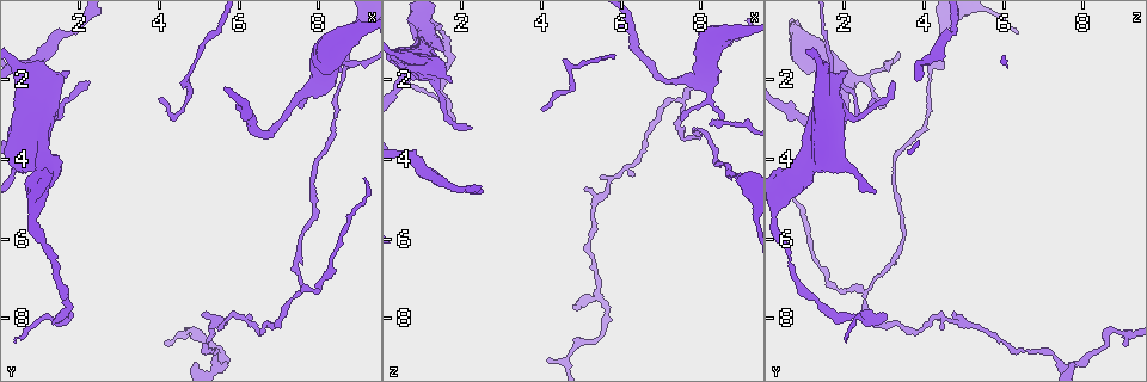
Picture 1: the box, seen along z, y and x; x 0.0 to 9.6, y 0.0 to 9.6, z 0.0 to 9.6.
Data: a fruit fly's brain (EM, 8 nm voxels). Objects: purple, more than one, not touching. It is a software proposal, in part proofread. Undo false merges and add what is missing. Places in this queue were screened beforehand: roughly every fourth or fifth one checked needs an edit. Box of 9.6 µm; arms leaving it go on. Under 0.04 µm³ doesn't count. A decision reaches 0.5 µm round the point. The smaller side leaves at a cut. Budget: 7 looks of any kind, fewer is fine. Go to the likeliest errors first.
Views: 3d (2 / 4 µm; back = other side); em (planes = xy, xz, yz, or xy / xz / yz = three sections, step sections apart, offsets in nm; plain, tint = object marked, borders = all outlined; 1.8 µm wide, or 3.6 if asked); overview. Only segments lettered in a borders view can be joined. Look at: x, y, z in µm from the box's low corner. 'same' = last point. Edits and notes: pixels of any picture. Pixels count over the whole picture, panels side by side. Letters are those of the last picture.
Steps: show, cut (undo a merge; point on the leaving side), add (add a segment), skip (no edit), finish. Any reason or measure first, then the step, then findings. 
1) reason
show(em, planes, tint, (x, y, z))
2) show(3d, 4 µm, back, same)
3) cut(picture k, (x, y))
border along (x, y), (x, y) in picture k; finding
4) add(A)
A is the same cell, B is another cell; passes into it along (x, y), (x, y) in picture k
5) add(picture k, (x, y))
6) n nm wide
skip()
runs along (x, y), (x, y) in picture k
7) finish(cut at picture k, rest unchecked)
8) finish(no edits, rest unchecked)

branch stops here
show(em, yz, step 16, borders, (1.80, 1.85, 2.10))

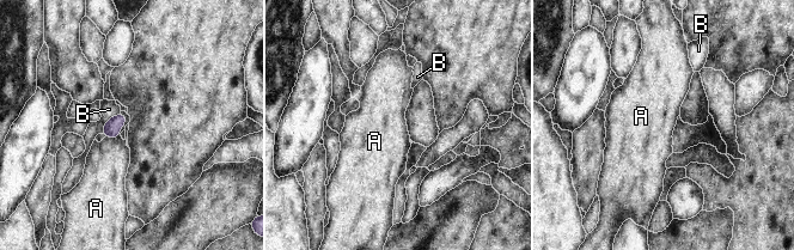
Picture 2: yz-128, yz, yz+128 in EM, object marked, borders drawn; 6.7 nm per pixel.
another direction
show(em, xy, step 8, borders, same)

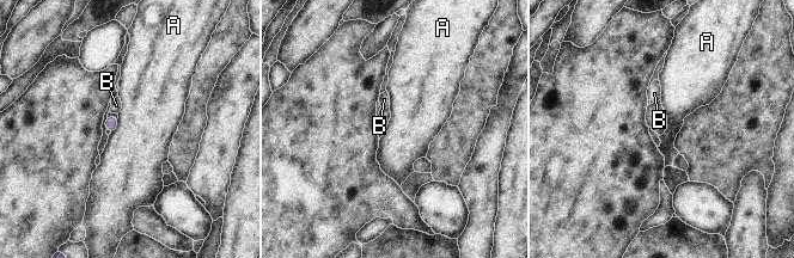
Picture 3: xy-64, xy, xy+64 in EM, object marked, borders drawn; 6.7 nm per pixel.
skip()
A and B are other cells; border along (118, 117), (118, 124), (109, 135) in picture 3; no lettered segment goes on from it

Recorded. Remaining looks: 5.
thin end
show(em, planes, borders, (5.05, 7.90, 4.70))

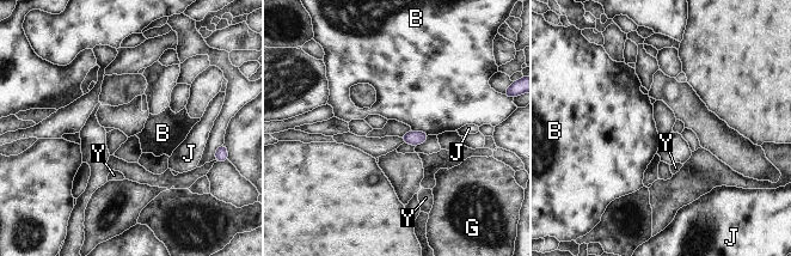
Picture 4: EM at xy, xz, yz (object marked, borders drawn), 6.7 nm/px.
skip()
B, G, J and Y are other cells; none of them fits

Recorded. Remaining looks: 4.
show(3d, 4 µm, (0.70, 4.10, 1.75))

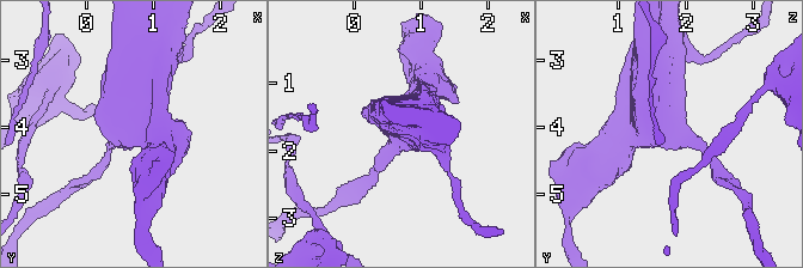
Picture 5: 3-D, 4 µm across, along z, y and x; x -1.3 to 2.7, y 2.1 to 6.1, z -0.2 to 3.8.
shape alone is not enough
show(em, 3.6 µm, xz, step 4, tint, (0.65, 4.15, 1.80))

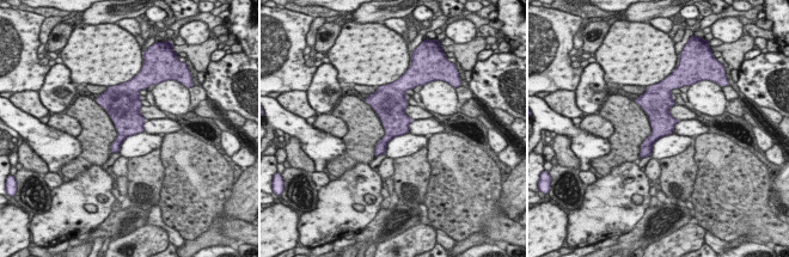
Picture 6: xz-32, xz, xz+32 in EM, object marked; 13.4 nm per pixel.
cut it another way
show(em, 3.6 µm, planes, borders, same)

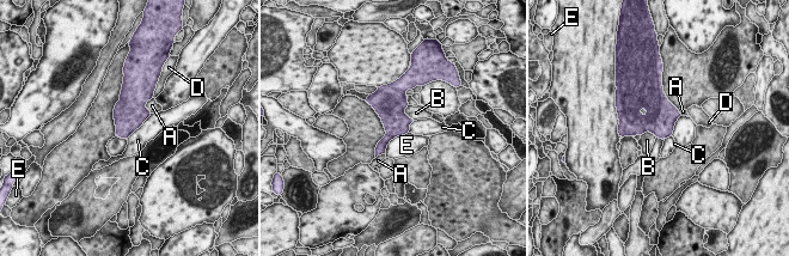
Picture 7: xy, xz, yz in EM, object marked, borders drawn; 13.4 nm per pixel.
C touches over 500 nm
skip()
A, B, C, D and E are other cells; border along (151, 113), (127, 139) in picture 7; all the same neuron

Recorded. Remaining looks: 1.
finish(no edits, rest unchecked)

